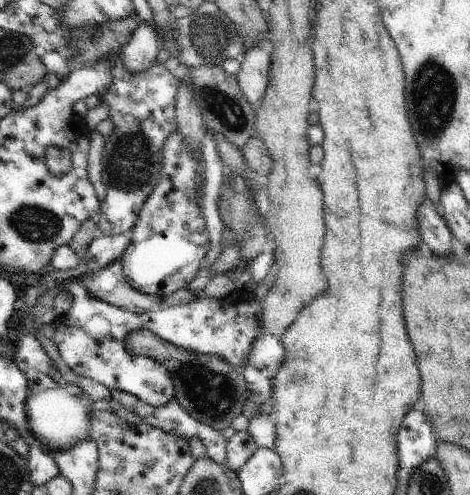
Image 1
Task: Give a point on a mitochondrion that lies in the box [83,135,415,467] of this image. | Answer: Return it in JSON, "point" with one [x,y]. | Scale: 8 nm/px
{"point":[212,394]}

